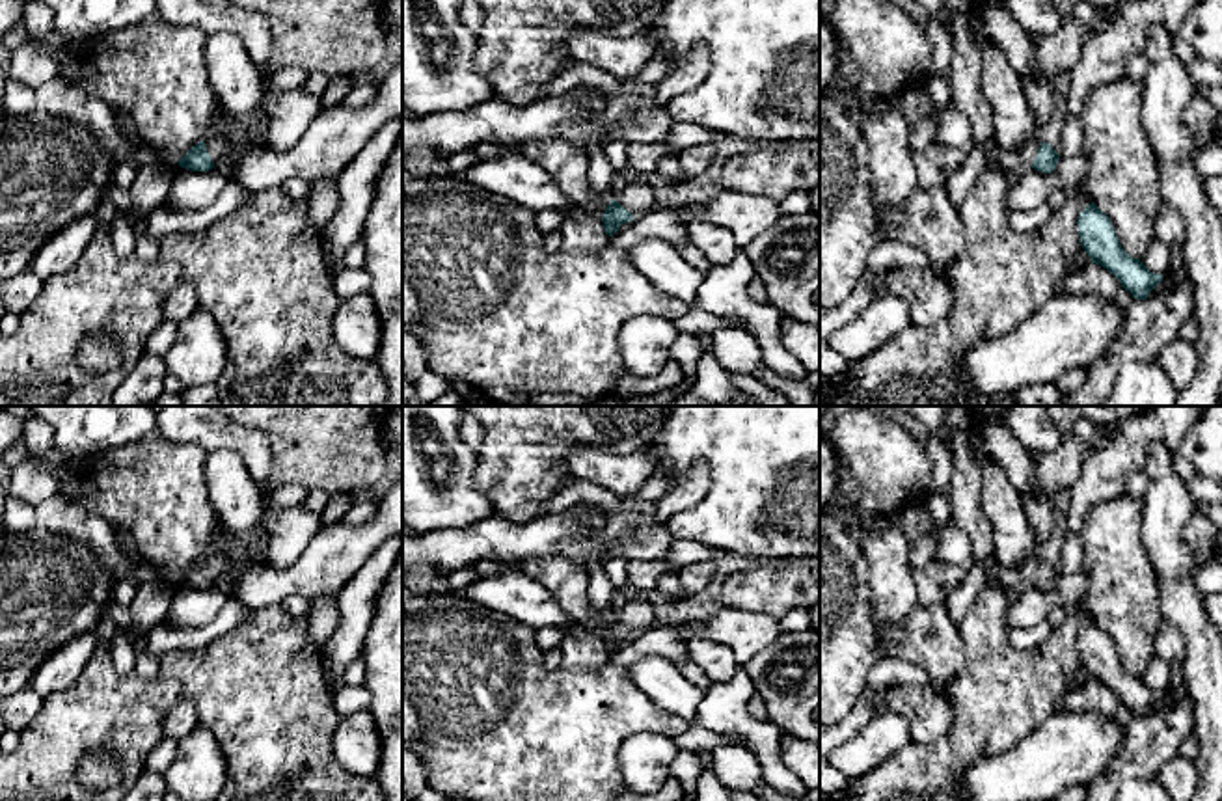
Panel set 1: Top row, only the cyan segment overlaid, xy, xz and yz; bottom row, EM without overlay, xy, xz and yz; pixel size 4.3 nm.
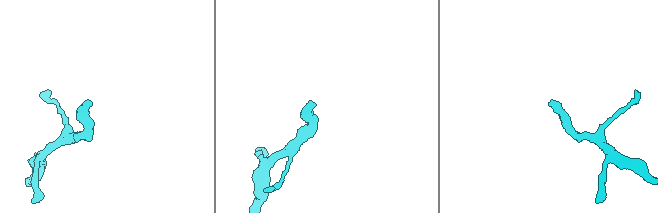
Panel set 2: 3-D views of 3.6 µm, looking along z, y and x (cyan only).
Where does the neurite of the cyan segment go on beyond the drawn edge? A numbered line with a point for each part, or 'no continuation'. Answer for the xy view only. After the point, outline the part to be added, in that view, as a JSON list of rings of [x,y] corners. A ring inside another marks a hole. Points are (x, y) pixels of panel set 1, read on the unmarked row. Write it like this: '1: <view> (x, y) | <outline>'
1: xy (222, 569) | [[[216,553],[203,559],[214,583],[225,583],[237,574],[235,559],[225,553]]]

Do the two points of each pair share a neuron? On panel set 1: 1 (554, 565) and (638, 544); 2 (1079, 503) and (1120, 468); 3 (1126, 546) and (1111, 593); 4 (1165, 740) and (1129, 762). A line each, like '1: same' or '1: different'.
1: different
2: same
3: same
4: same

